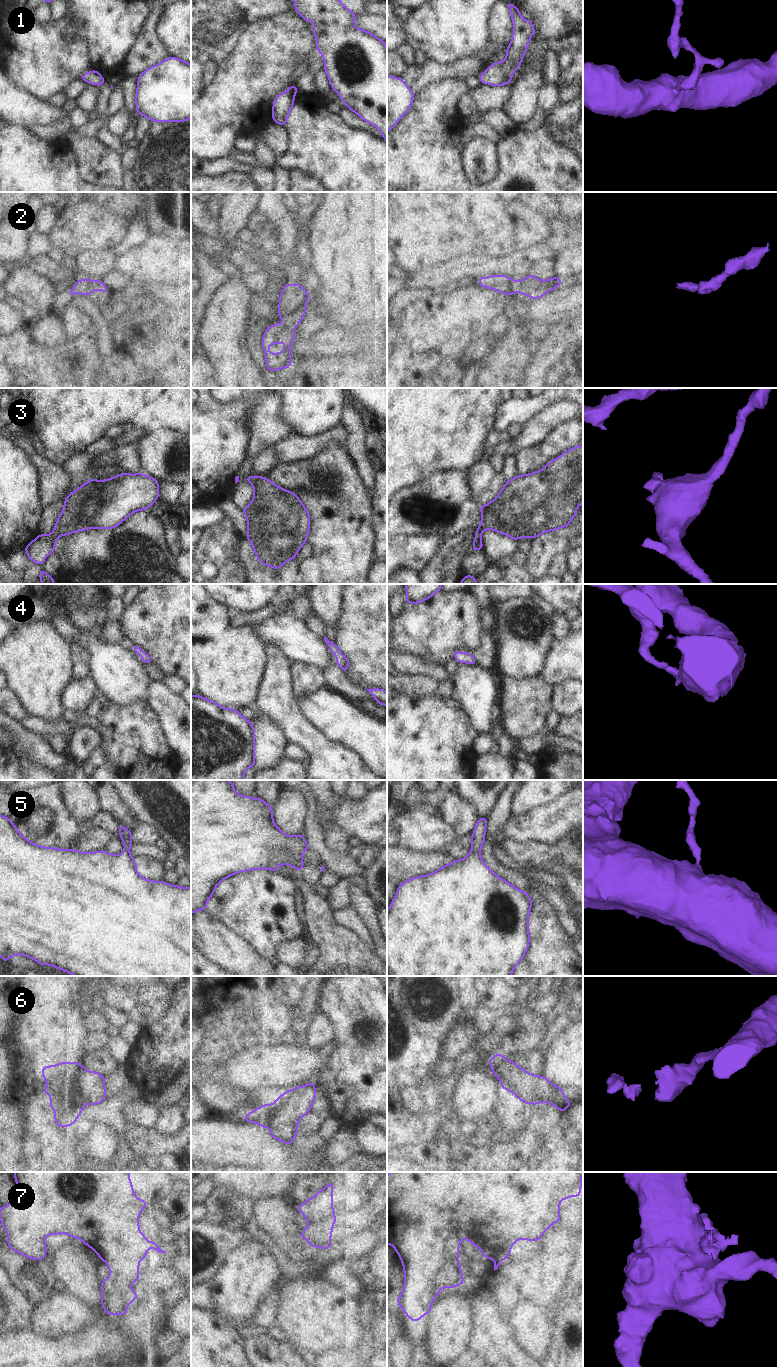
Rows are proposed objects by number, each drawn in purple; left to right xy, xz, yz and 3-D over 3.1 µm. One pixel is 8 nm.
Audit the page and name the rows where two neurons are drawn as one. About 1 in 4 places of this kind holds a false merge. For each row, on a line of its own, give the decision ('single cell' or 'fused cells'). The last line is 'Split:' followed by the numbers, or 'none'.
1: single cell
2: single cell
3: single cell
4: single cell
5: single cell
6: single cell
7: single cell
Split: none

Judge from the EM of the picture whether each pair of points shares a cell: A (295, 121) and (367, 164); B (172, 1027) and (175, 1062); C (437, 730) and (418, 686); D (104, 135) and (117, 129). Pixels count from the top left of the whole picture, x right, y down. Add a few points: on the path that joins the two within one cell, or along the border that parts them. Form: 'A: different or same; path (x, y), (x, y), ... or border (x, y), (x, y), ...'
A: same; path (313, 132), (335, 154), (349, 162)
B: same; path (175, 1036), (175, 1053)
C: different; border (436, 691), (402, 691), (397, 695)
D: different; border (107, 122), (107, 129), (119, 138)

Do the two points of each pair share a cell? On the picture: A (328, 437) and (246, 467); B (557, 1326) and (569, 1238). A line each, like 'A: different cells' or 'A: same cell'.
A: same cell
B: different cells

